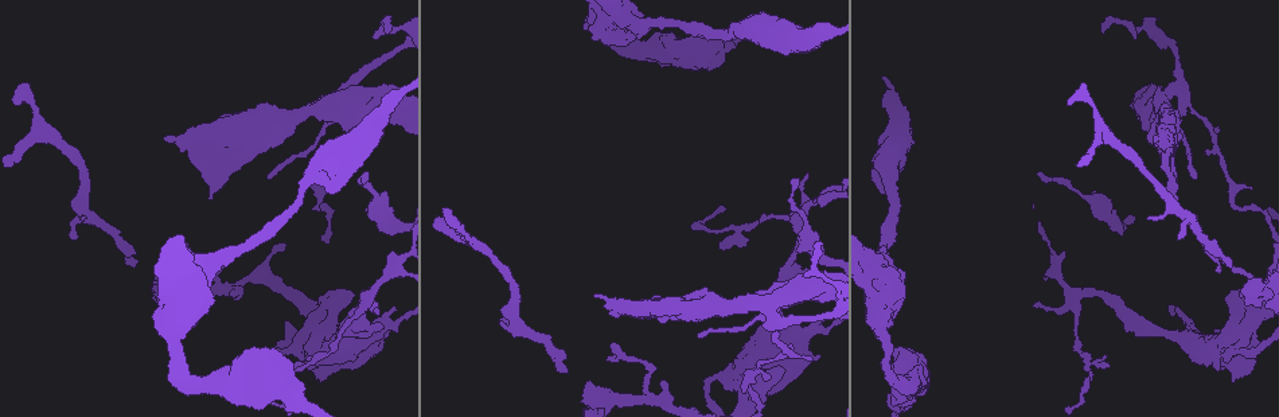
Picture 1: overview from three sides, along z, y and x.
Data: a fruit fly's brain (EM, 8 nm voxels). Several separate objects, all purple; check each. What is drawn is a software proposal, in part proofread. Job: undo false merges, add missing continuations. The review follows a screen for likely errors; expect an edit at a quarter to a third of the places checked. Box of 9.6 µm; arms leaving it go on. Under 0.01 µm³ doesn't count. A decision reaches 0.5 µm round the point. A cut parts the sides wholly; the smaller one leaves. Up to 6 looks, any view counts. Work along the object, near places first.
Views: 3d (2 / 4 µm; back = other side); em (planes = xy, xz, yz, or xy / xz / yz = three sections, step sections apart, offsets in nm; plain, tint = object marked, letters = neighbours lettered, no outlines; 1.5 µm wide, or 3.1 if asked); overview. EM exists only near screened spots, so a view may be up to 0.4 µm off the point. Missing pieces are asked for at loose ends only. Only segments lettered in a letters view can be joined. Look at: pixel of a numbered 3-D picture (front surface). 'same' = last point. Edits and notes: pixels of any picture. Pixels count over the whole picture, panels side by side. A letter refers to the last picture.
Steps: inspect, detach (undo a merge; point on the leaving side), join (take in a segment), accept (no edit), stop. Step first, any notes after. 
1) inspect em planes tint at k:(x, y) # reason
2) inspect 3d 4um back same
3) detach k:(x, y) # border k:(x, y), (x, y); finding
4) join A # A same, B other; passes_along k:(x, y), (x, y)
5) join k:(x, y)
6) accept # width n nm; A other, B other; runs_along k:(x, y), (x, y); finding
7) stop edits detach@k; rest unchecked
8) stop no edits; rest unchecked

inspect 3d 2um at 1:(1119, 224) # calibre changes

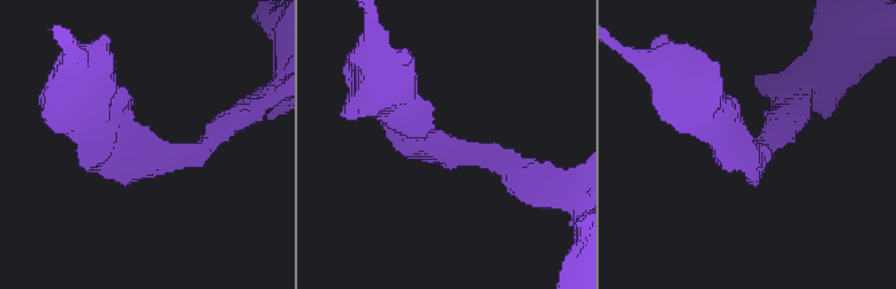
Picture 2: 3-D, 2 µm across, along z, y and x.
inspect em planes letters at 2:(126, 136)

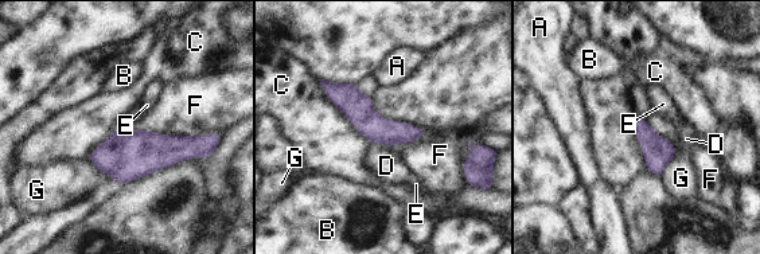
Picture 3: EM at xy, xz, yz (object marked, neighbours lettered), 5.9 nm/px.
accept # longest_contact F 550 nm; A other, B other, C other, D other, E other, F other, G other; continuous, no second cell

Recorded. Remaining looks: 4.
inspect 3d 4um back at 1:(742, 393) # branch stops here

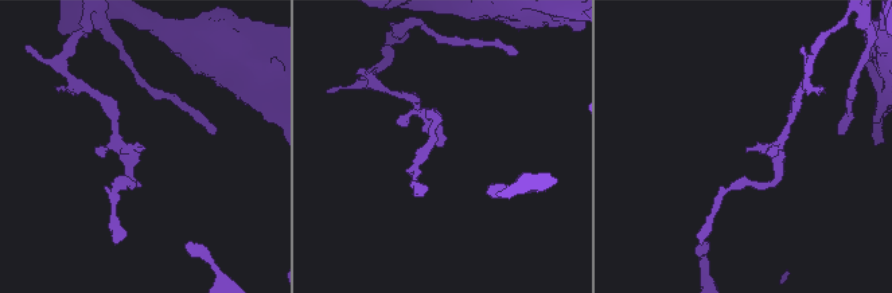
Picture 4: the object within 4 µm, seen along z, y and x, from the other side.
inspect em yz step 4 letters at 4:(748, 151) # need the tissue

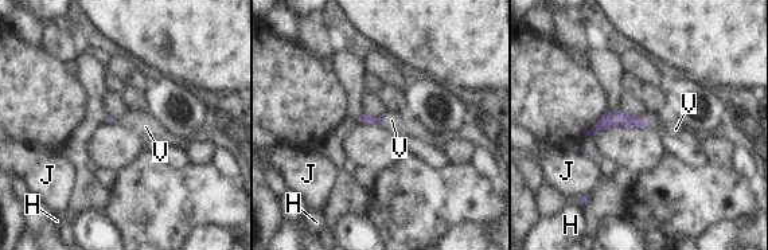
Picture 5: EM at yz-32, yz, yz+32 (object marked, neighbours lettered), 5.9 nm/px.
join V # H other, J other, V same; the cell continues

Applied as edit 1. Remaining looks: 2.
inspect em planes letters at 1:(211, 261) # calibre changes

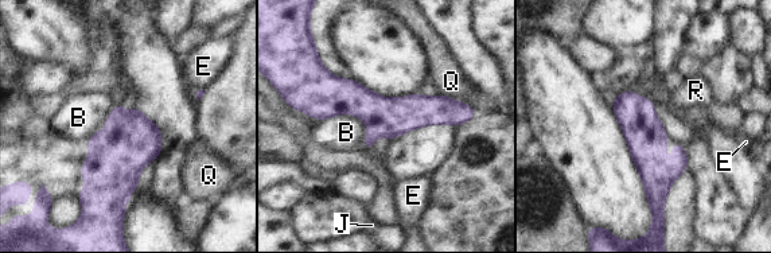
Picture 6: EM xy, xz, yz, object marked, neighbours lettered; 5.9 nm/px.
accept # B other, E other, J other, Q other, R other; border 6:(320, 120), (357, 116), (365, 148); one cell here

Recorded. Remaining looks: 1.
stop edits join@5; rest unchecked

